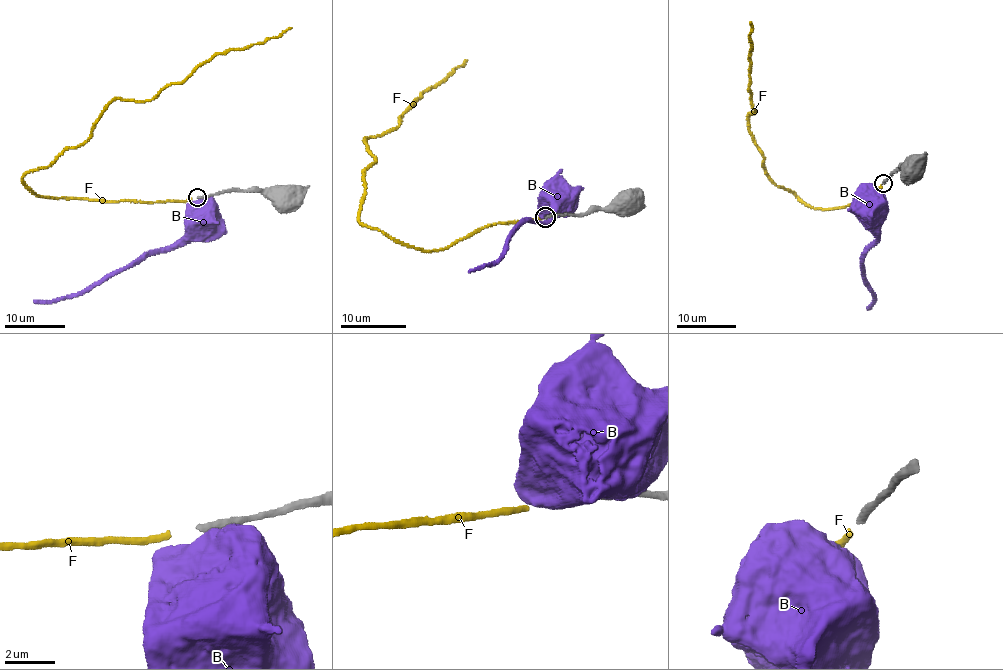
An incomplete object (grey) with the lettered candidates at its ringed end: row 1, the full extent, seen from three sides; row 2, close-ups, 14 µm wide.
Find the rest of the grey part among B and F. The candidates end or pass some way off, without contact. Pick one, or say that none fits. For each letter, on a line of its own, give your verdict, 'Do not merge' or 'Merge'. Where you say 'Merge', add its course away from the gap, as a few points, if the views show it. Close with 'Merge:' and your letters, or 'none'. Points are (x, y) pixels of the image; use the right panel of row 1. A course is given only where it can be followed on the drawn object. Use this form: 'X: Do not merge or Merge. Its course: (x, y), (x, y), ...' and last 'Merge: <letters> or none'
B: Do not merge
F: Merge. Its course: (880, 184), (856, 203), (828, 210), (815, 209), (771, 182), (748, 122), (754, 111), (748, 86), (751, 21)
Merge: F

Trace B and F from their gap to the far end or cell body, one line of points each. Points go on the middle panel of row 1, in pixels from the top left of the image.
B: (547, 212), (564, 204)
F: (539, 218), (487, 224), (432, 250), (359, 221), (375, 159), (365, 140), (397, 126), (422, 91), (467, 60)

